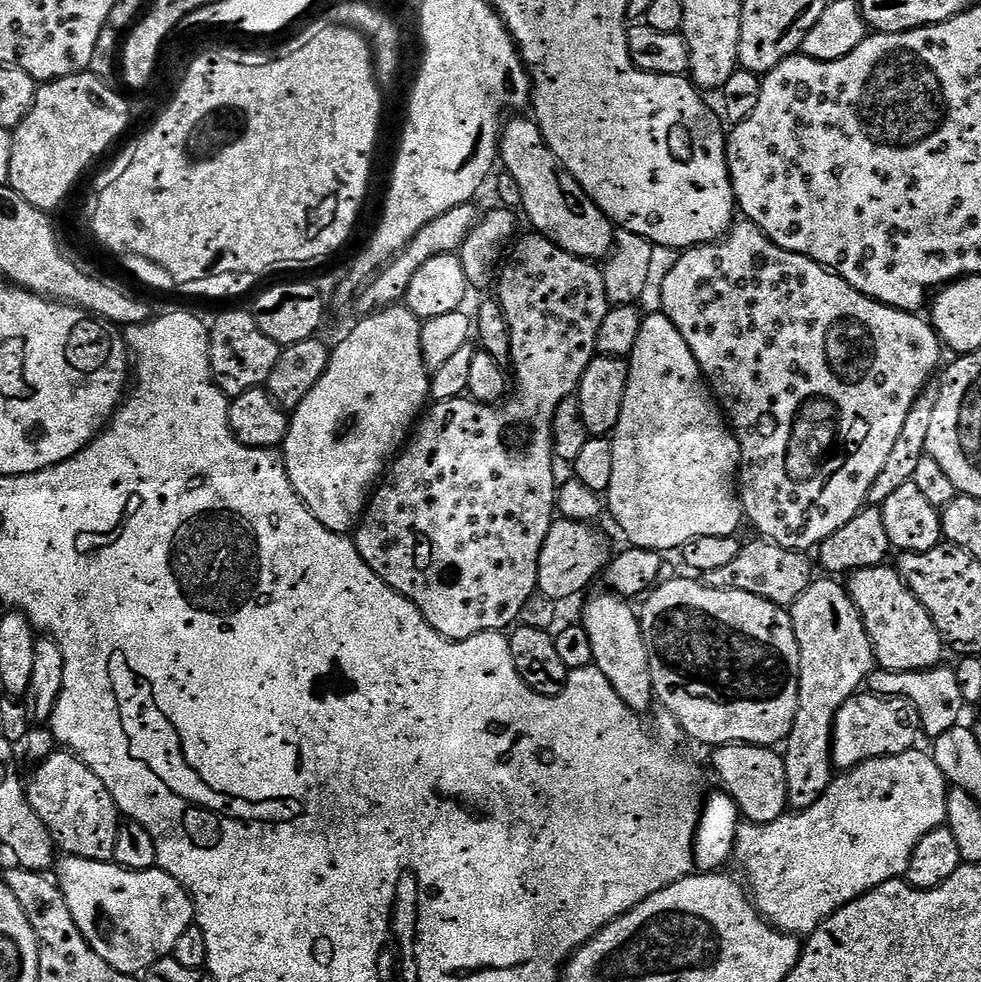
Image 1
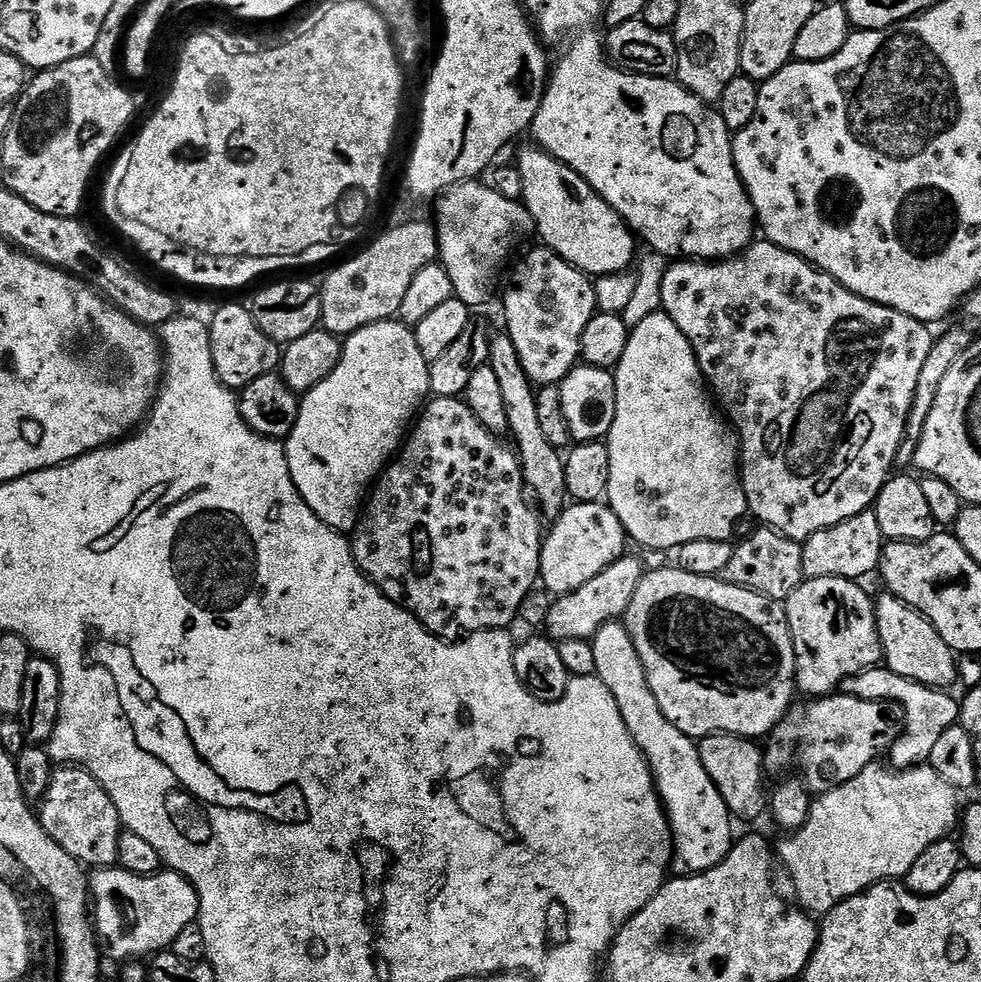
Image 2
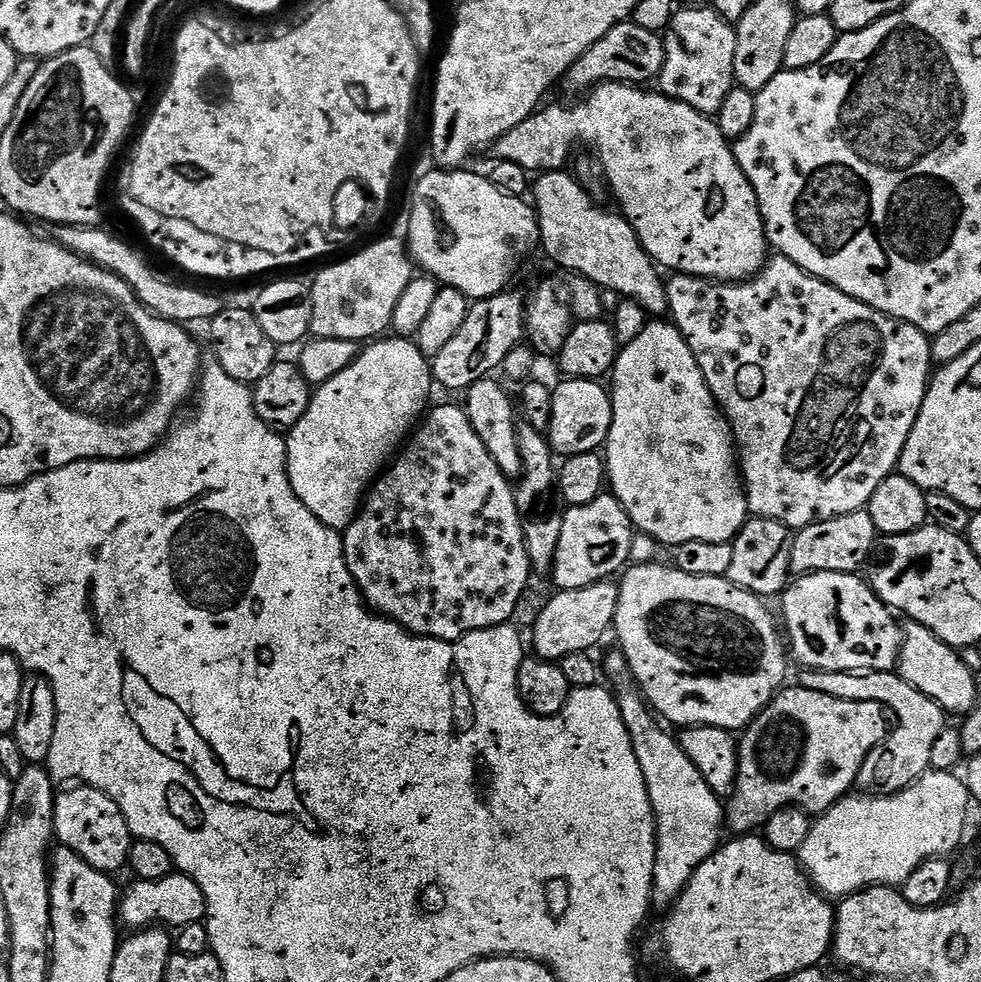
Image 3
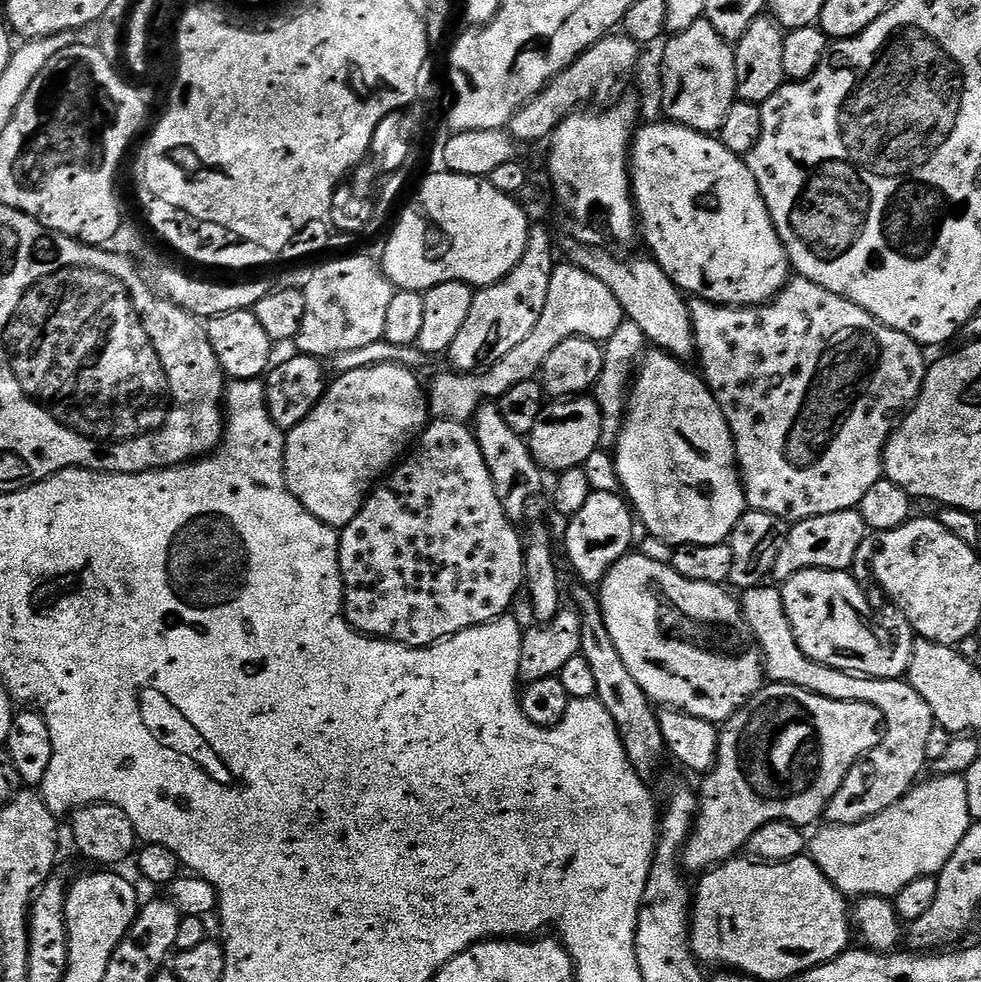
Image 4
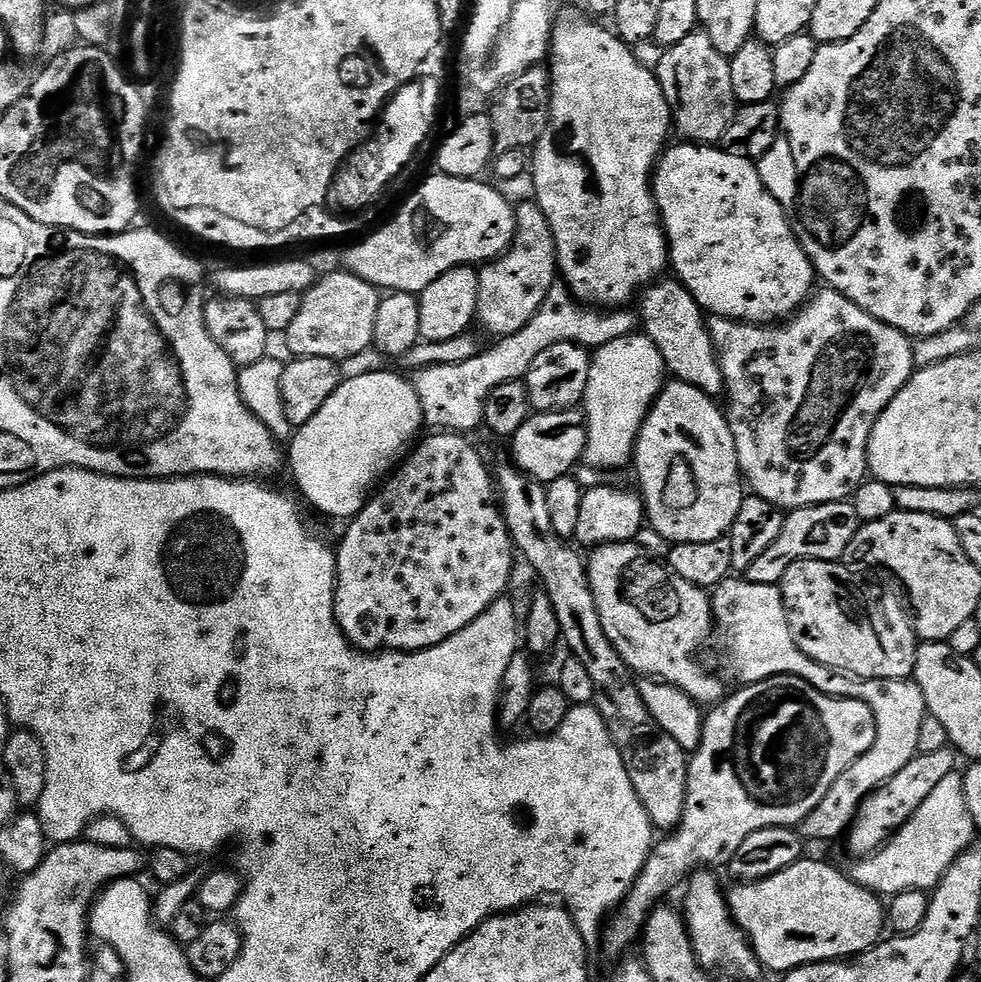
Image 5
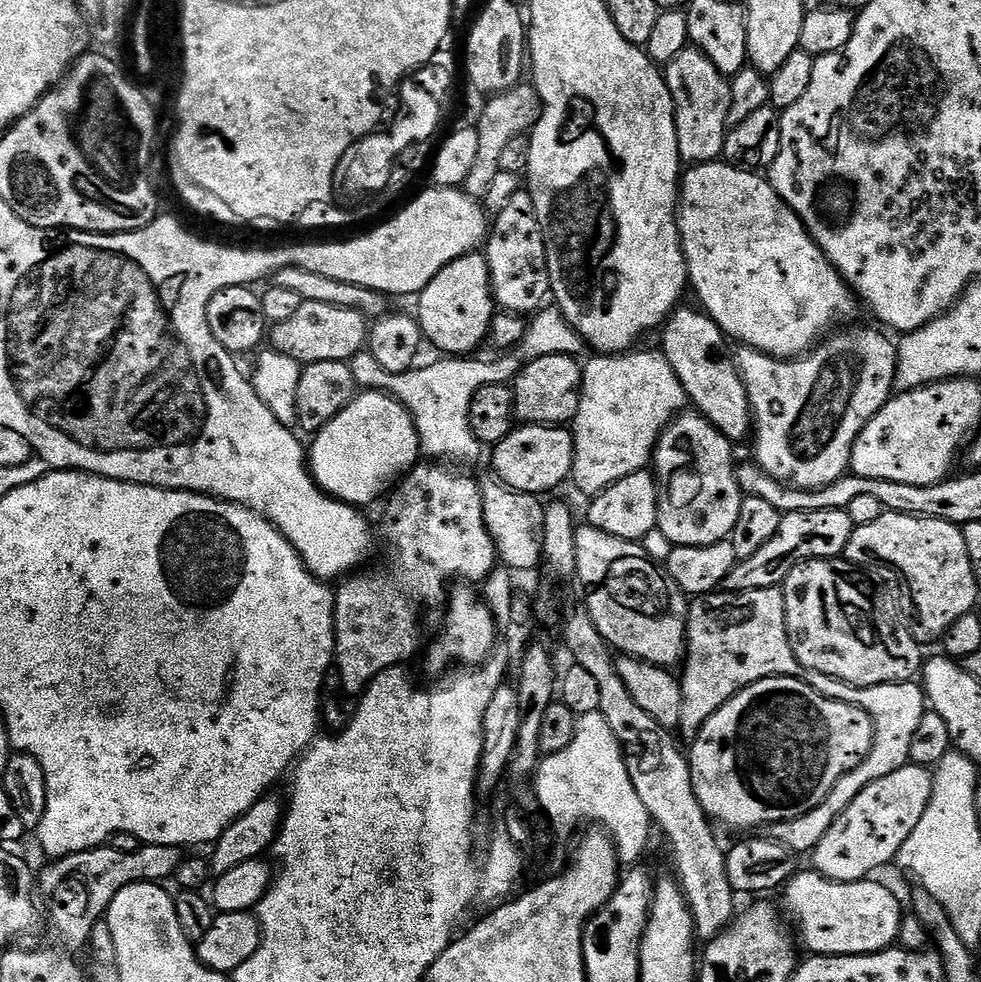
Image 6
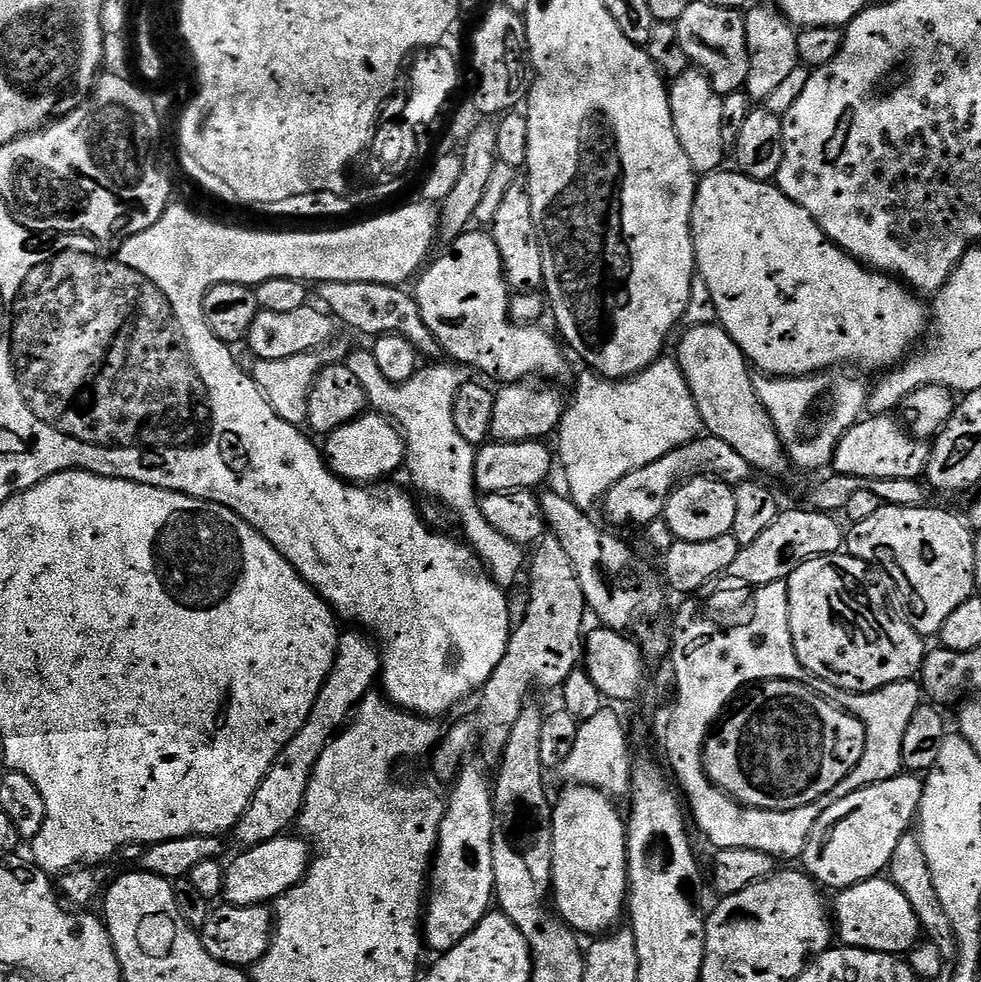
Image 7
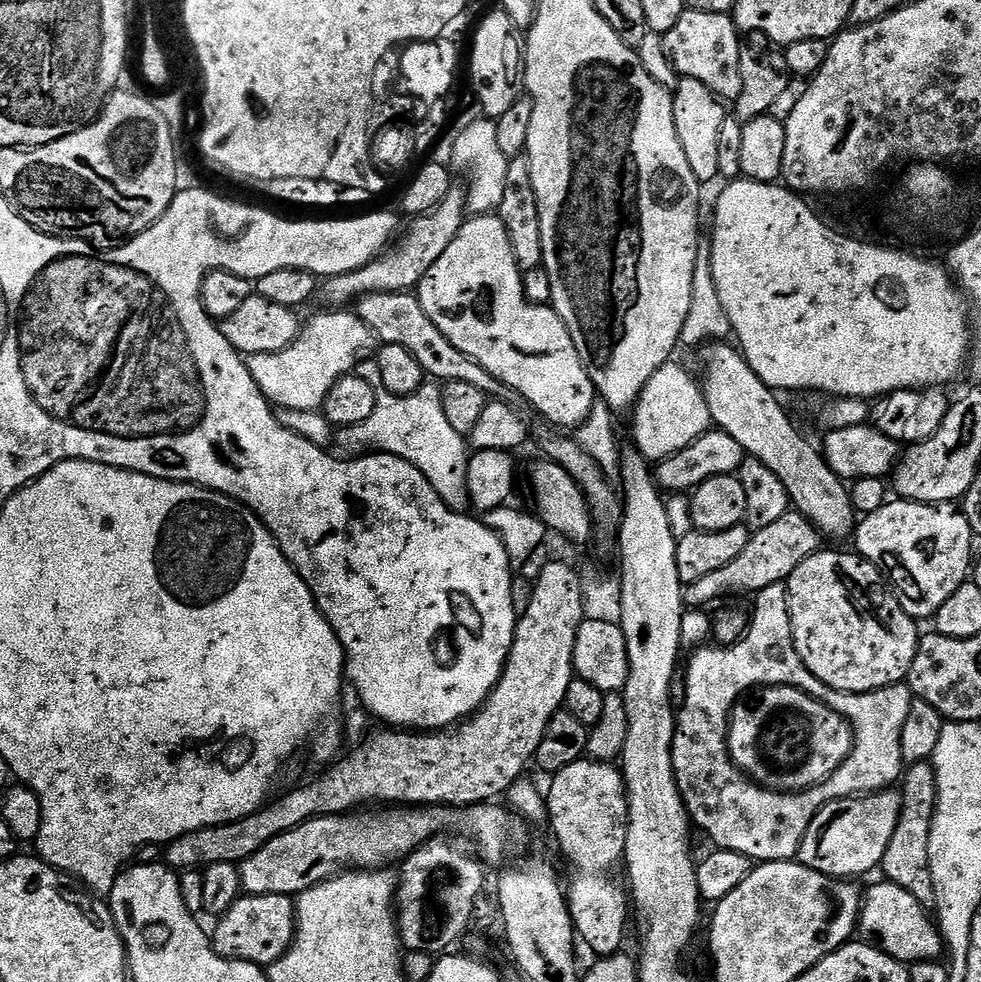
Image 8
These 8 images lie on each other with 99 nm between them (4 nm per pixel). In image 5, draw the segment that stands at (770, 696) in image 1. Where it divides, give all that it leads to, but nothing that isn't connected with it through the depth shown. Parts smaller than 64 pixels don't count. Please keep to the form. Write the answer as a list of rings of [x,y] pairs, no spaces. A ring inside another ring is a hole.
[[[602,544],[591,549],[587,557],[588,581],[598,606],[598,618],[602,618],[602,630],[606,630],[606,638],[610,638],[614,650],[633,673],[673,684],[701,706],[715,706],[724,699],[726,689],[696,657],[708,635],[714,632],[709,593],[686,582],[661,561],[660,565],[651,560],[638,545]]]

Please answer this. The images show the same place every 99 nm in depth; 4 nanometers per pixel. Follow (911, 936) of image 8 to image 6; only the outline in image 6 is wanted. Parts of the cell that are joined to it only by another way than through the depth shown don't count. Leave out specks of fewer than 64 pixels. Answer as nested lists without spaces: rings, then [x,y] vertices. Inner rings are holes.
[[[815,870],[797,871],[783,889],[784,904],[790,915],[796,919],[800,927],[799,943],[809,949],[809,953],[818,956],[869,956],[871,952],[883,952],[885,948],[897,943],[896,935],[900,929],[900,900],[884,884],[879,884],[876,878],[846,882],[839,884],[833,880],[825,880]]]

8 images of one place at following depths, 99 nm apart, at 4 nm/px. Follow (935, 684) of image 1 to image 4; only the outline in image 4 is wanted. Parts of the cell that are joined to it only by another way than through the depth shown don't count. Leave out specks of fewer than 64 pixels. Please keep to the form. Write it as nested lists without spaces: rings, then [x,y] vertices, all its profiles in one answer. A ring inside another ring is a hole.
[[[768,587],[749,588],[739,597],[744,617],[756,636],[760,653],[764,655],[767,679],[777,684],[802,686],[831,700],[861,700],[864,704],[882,710],[884,736],[880,744],[864,755],[852,767],[850,774],[846,774],[842,786],[838,786],[838,794],[830,798],[823,814],[828,824],[857,824],[874,818],[908,795],[921,779],[920,771],[929,763],[926,758],[926,741],[934,726],[930,706],[926,706],[926,698],[922,698],[922,694],[918,694],[918,690],[914,690],[907,679],[876,680],[873,676],[843,672],[814,662],[794,638],[794,630],[784,609],[783,591],[779,587]]]

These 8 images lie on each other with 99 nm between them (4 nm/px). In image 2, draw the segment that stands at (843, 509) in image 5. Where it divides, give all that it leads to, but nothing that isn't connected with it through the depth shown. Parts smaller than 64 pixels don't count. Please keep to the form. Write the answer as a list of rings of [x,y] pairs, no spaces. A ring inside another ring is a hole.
[[[869,510],[858,514],[854,518],[846,518],[846,522],[838,522],[838,526],[830,526],[826,530],[818,530],[802,544],[802,570],[807,579],[814,578],[846,578],[857,582],[863,581],[863,576],[868,576],[880,567],[880,554],[884,551],[886,541],[882,530],[878,526],[875,511]]]

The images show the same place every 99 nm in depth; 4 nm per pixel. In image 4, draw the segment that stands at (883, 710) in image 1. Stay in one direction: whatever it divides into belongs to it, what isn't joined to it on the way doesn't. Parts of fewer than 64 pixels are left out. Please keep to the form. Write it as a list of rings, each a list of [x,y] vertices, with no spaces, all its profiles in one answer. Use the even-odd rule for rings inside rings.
[[[765,683],[720,728],[716,765],[698,788],[698,815],[682,857],[685,873],[703,874],[717,864],[725,864],[745,851],[749,838],[759,828],[775,820],[787,820],[797,826],[819,821],[846,774],[880,744],[883,736],[882,710],[861,700],[831,700],[802,686]]]

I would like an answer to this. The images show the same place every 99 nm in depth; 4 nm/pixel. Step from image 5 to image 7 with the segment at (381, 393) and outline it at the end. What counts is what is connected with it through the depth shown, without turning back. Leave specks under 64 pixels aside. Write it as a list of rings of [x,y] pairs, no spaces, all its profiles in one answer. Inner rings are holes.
[[[365,414],[334,430],[326,438],[322,452],[332,473],[342,480],[361,486],[371,486],[385,478],[392,478],[405,467],[404,439],[396,424],[381,414]]]

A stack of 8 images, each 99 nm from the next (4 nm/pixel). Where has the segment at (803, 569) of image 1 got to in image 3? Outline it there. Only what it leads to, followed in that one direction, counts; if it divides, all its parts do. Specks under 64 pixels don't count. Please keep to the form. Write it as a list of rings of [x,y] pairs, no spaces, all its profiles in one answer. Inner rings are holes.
[[[752,516],[740,527],[740,533],[736,535],[736,539],[731,541],[734,555],[726,578],[734,586],[761,598],[776,595],[779,597],[787,589],[792,576],[790,550],[793,535],[793,529],[786,527],[782,522]]]

